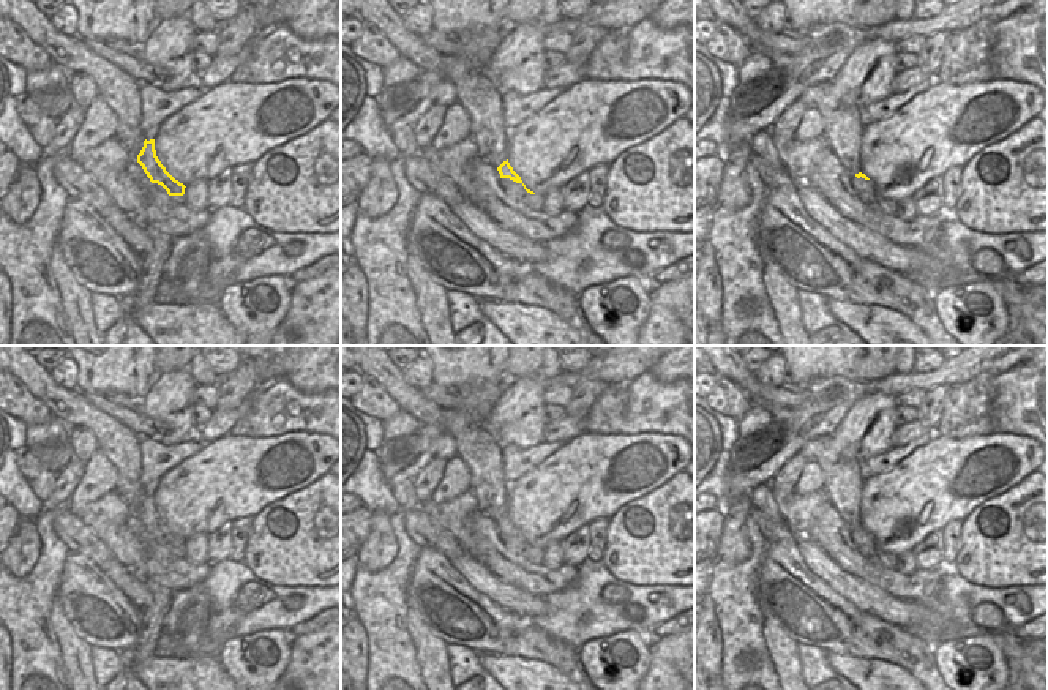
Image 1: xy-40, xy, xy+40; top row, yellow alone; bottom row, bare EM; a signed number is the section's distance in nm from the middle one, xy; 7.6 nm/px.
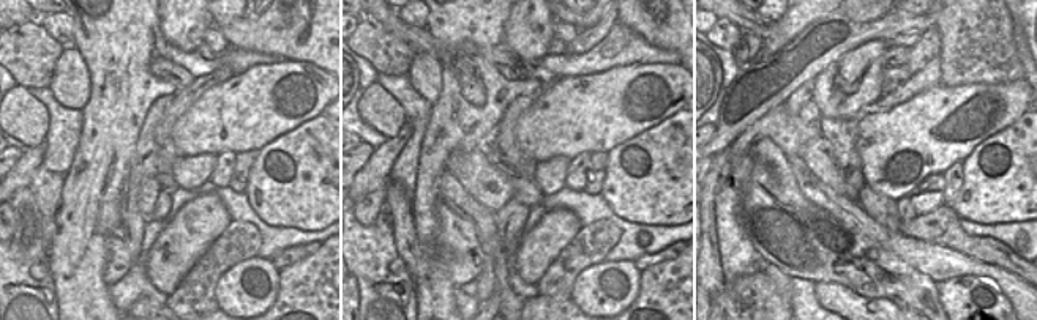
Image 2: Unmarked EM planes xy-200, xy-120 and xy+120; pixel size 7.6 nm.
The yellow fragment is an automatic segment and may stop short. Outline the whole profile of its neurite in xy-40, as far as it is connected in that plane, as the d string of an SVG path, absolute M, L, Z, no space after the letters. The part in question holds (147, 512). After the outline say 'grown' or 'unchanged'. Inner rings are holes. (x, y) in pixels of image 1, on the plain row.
M155 493L144 494L144 501L137 508L137 516L152 537L161 538L177 557L186 557L185 538L175 534L156 510Z | grown

